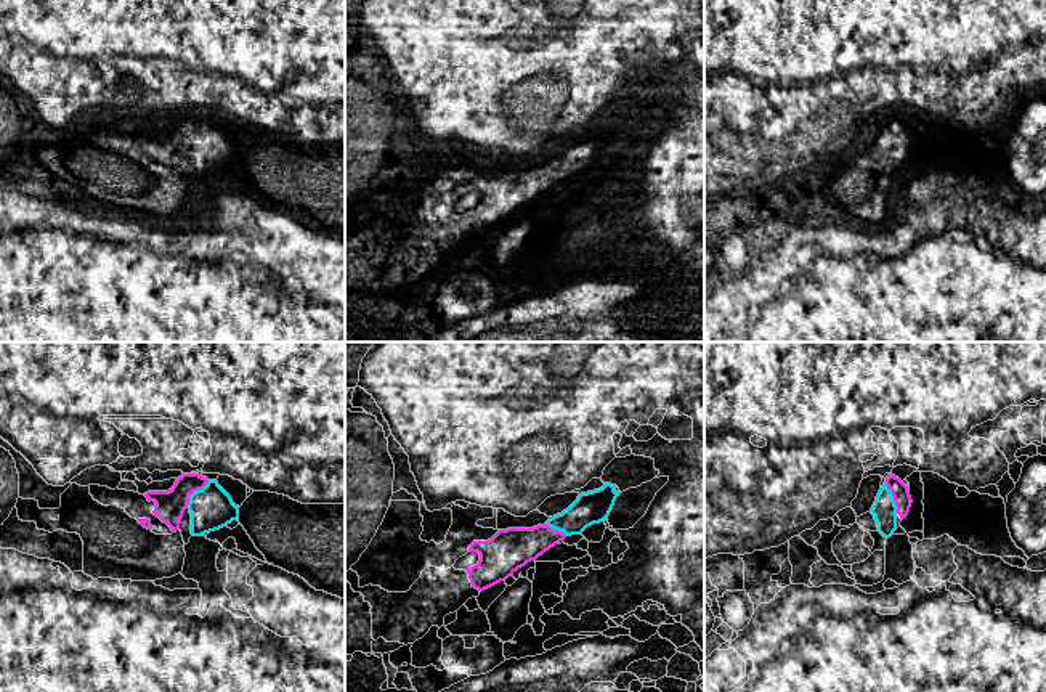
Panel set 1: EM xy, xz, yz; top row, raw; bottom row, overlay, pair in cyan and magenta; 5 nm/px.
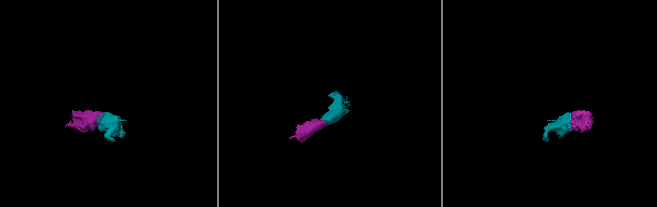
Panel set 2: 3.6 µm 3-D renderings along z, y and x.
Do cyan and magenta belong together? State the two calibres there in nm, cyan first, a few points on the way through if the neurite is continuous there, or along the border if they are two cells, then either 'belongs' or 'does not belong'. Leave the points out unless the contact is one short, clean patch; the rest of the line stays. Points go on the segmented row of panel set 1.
220/150 nm | across xy (212, 508), (193, 493), (185, 493), (170, 504) | belongs

